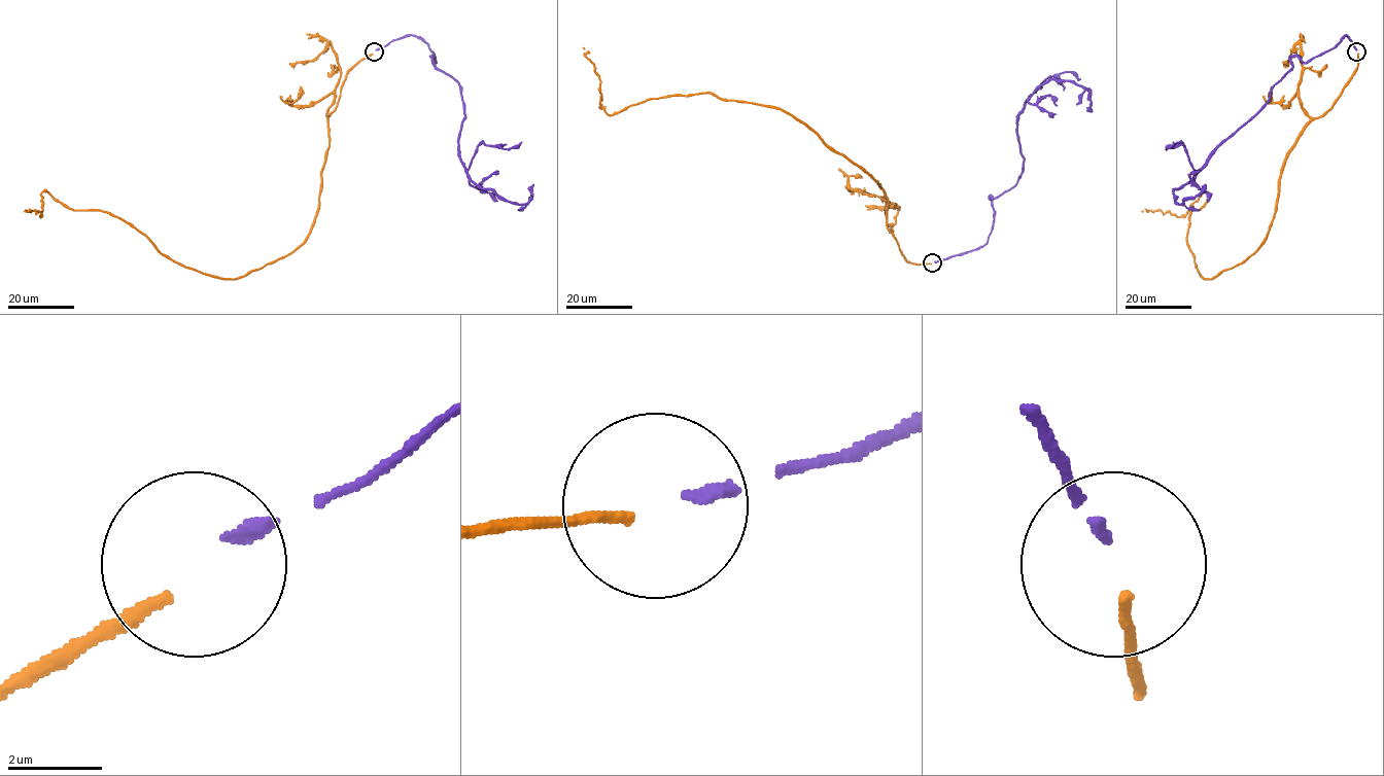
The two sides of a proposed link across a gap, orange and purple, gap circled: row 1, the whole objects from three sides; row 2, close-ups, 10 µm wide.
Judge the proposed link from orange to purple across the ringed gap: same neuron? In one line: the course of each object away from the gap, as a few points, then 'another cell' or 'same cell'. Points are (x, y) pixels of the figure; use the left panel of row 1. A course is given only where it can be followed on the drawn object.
orange runs (372, 54), (329, 115), (308, 237), (242, 277), (186, 268), (109, 213), (44, 190), (41, 216), (24, 211); purple runs (375, 49), (421, 38), (437, 67), (460, 90), (458, 155), (466, 176), (525, 204), (533, 184); another cell

